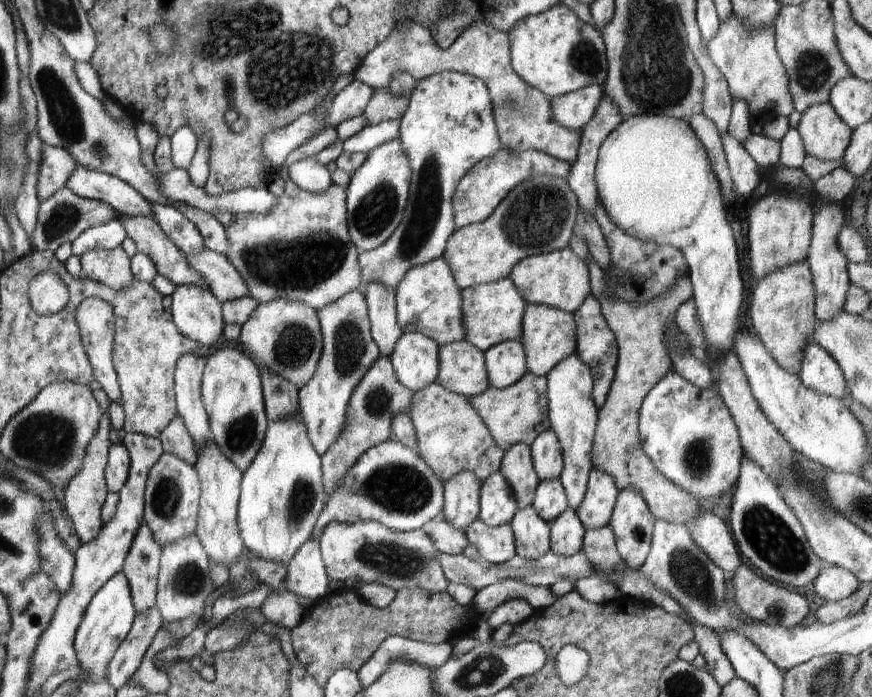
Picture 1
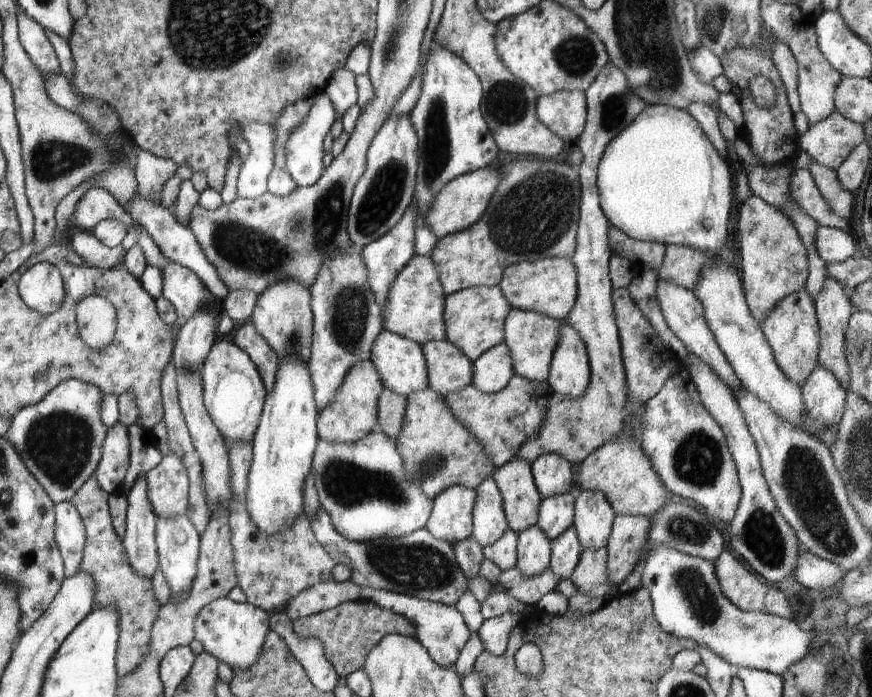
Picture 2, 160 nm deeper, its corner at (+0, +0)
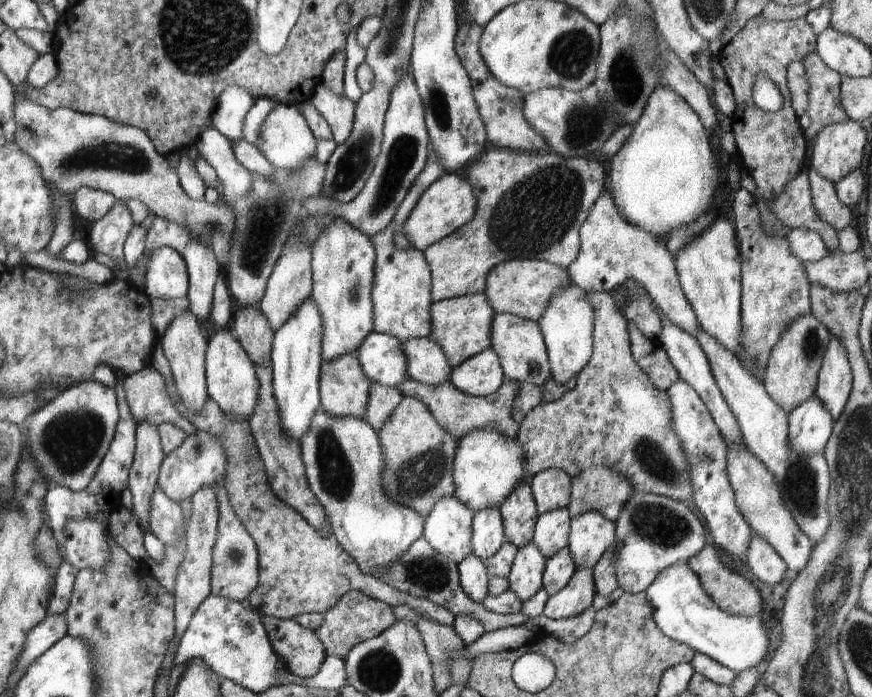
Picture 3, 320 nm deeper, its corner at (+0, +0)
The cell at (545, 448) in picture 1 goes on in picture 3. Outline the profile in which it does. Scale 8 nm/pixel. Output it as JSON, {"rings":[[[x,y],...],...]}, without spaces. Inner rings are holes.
{"rings":[[[544,470],[530,478],[530,489],[538,515],[566,508],[571,496],[571,479],[564,470]]]}

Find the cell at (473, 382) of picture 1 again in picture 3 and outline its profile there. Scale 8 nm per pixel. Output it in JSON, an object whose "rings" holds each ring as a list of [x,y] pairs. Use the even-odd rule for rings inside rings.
{"rings":[[[429,337],[402,341],[402,350],[406,356],[406,372],[410,379],[434,386],[450,380],[452,366],[448,356]]]}

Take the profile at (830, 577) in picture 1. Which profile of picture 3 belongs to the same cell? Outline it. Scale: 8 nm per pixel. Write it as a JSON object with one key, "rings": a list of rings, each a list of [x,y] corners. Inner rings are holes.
{"rings":[[[726,443],[726,460],[728,460],[728,480],[730,486],[736,494],[736,506],[742,512],[744,520],[748,522],[751,532],[758,534],[760,538],[764,538],[768,544],[772,544],[772,548],[780,554],[780,558],[784,560],[788,574],[793,577],[802,572],[810,560],[810,554],[814,550],[815,544],[810,542],[810,538],[802,533],[798,528],[792,514],[786,510],[784,500],[780,496],[780,490],[776,486],[774,476],[770,474],[770,470],[760,462],[752,452],[742,444]]]}

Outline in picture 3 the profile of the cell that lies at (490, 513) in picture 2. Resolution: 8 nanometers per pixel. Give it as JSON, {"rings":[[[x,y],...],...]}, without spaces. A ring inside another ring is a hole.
{"rings":[[[499,506],[476,510],[472,526],[472,553],[486,561],[500,550],[505,541]]]}

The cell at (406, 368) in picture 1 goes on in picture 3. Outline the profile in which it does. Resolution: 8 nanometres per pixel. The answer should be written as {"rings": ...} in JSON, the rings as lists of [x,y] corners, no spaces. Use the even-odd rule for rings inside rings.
{"rings":[[[372,332],[362,340],[354,355],[362,366],[362,372],[372,383],[396,388],[404,380],[410,380],[402,341],[398,338]]]}

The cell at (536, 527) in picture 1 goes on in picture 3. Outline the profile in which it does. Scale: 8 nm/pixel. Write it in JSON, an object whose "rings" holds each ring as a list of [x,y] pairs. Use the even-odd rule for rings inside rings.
{"rings":[[[530,540],[518,548],[508,576],[509,588],[523,604],[543,588],[543,573],[546,567],[546,556]]]}

